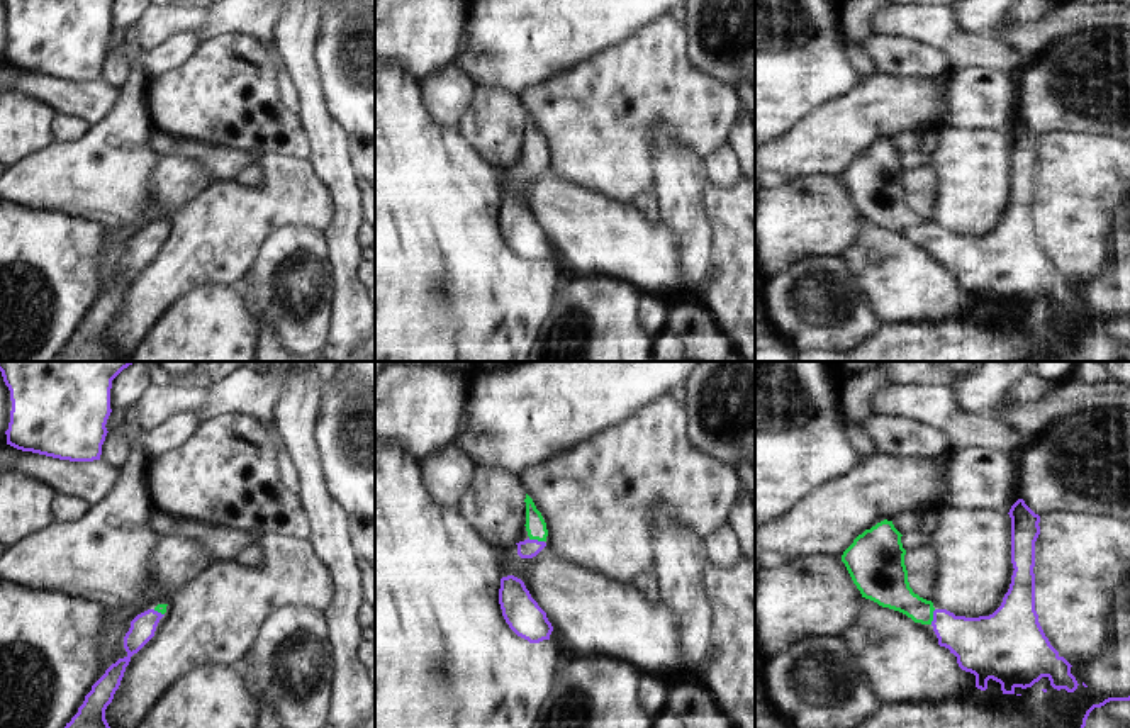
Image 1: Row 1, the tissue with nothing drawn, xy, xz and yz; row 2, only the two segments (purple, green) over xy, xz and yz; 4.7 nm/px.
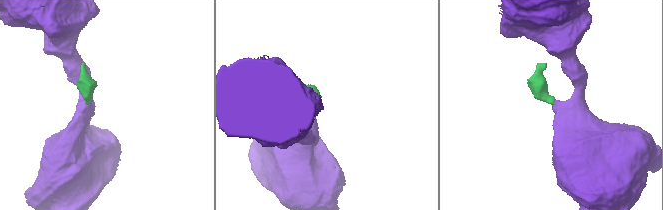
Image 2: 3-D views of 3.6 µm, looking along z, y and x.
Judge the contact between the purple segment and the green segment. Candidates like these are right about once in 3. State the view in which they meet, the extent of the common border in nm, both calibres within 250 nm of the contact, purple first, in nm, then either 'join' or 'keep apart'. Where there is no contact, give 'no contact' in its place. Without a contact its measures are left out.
xz | 80 nm | 90/100 nm | join

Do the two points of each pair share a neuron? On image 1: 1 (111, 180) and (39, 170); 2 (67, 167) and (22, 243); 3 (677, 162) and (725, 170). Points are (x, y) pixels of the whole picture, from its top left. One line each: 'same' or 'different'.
1: same
2: different
3: different

